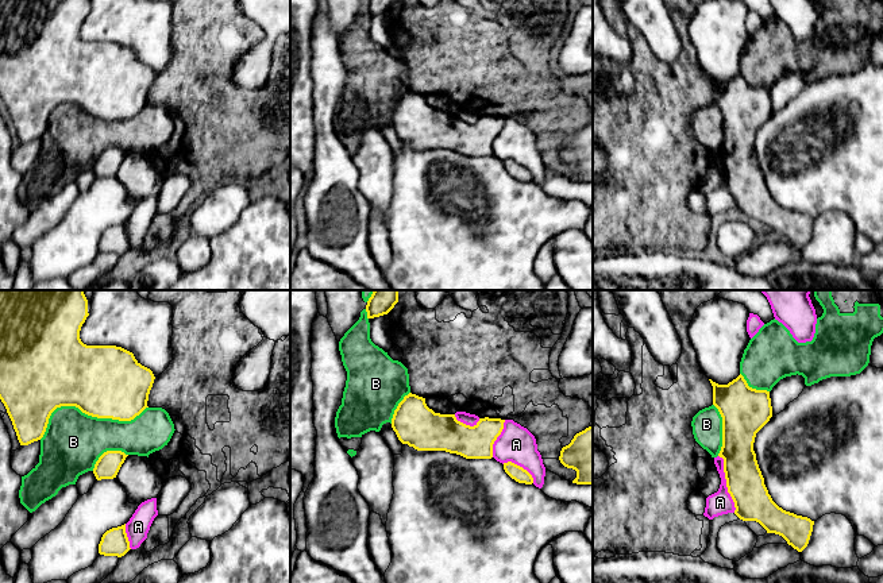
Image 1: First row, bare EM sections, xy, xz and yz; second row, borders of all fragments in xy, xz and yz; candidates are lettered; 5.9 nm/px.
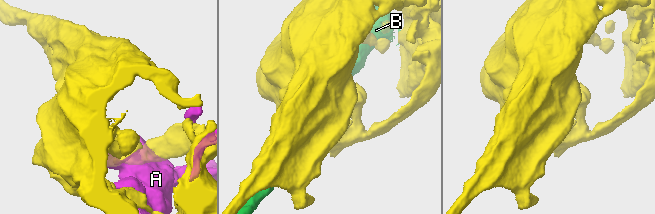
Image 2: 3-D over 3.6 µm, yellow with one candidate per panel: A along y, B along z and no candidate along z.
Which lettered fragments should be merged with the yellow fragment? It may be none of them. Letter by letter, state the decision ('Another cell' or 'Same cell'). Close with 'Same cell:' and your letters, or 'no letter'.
A: Another cell
B: Another cell
Same cell: no letter

